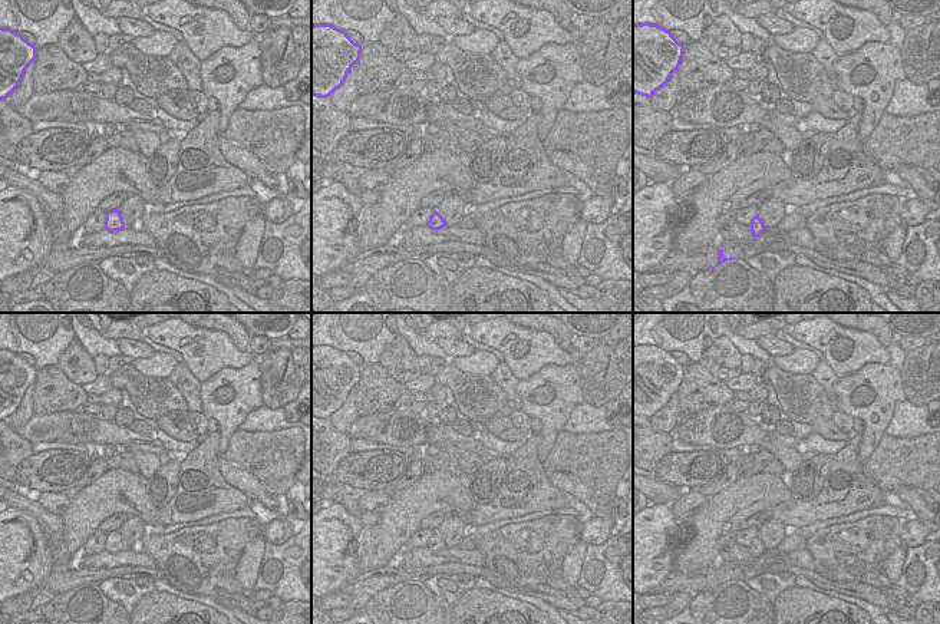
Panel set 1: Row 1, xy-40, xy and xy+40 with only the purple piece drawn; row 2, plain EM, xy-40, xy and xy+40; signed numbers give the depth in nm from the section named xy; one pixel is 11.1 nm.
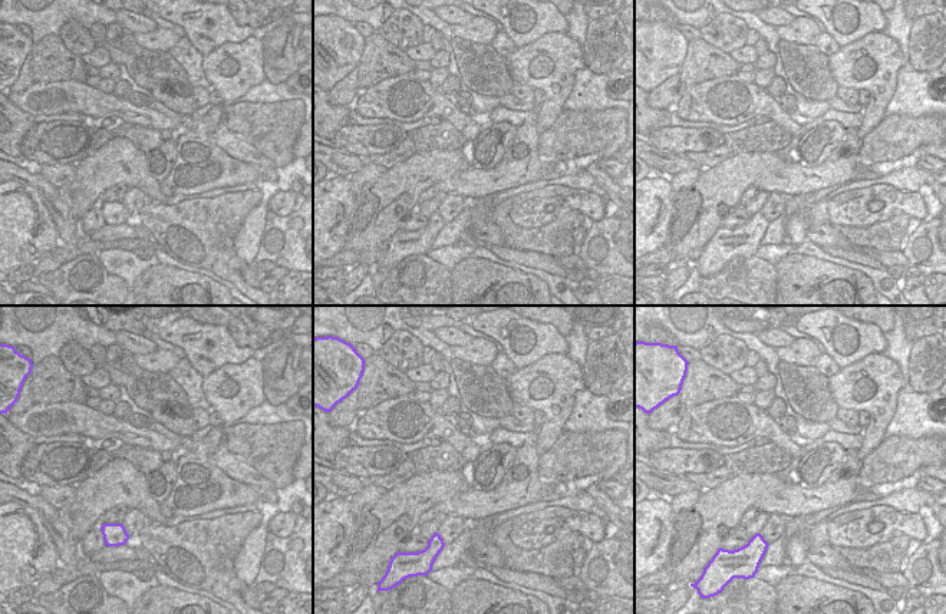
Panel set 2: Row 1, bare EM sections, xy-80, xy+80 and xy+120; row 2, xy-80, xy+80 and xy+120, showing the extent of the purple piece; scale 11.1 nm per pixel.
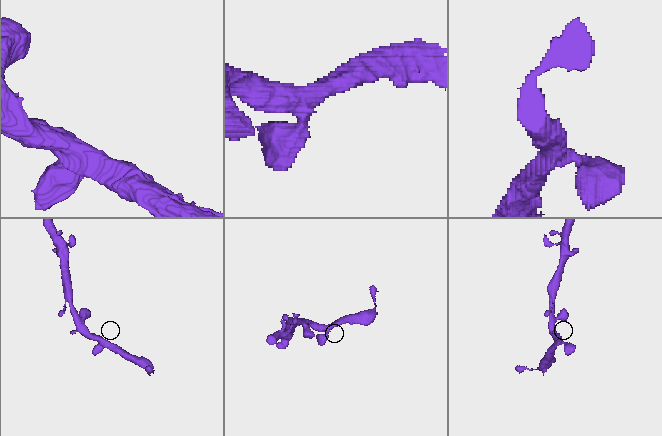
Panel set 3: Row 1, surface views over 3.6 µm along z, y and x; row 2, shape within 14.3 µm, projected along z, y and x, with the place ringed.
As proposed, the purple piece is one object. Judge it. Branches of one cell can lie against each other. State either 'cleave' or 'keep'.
keep

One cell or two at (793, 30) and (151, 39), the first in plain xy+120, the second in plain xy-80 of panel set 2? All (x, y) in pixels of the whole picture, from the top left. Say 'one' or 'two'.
one

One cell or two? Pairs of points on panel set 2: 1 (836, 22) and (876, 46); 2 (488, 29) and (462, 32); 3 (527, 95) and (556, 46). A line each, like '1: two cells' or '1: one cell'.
1: two cells
2: one cell
3: two cells

